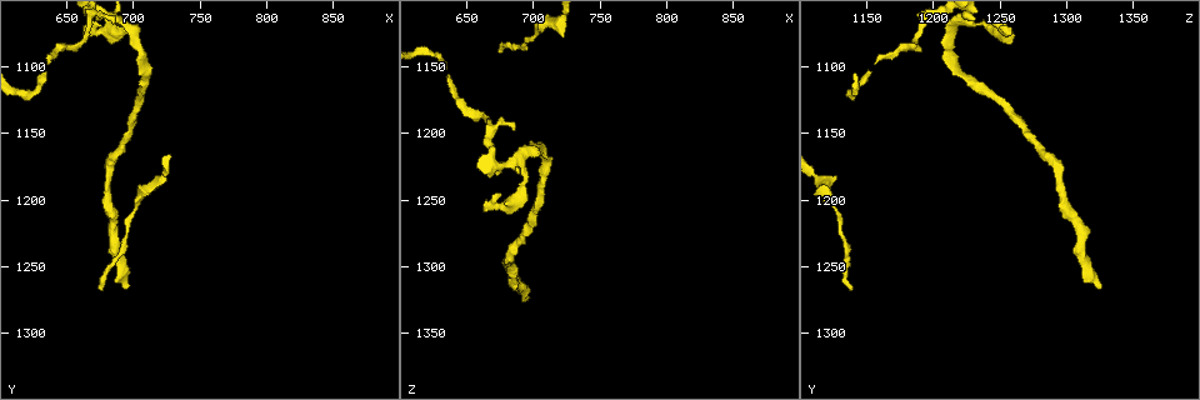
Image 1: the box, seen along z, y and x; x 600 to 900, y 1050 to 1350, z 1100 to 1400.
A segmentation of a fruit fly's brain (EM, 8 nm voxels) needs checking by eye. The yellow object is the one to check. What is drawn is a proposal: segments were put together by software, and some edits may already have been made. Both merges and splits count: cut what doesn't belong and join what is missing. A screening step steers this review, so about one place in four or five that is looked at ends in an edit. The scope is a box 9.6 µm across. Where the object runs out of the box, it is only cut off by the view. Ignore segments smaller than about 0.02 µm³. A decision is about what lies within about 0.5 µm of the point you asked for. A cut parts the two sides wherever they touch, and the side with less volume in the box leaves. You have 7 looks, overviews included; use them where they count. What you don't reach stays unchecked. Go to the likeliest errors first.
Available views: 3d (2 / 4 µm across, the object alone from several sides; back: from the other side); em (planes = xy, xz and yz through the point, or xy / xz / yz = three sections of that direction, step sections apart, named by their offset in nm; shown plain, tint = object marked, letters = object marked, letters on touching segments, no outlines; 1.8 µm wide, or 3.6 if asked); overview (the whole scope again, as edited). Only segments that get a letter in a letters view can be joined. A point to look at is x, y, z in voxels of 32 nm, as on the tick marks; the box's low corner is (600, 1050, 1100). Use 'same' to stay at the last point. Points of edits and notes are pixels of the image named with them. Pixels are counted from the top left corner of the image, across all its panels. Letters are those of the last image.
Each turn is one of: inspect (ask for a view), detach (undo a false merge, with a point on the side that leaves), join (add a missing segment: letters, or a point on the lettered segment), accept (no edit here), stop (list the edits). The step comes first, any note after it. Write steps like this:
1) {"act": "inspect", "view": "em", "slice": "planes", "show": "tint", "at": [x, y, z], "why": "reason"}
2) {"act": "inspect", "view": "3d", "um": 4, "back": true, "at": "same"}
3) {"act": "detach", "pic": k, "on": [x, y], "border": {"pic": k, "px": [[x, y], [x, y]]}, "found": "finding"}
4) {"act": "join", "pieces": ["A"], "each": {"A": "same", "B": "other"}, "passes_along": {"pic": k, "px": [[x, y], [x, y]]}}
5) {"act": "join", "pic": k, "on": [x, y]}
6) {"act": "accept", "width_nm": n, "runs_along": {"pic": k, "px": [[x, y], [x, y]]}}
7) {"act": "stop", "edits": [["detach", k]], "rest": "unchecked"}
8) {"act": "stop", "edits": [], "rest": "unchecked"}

{"act": "inspect", "view": "3d", "um": 2, "at": [696, 1264, 1328]}

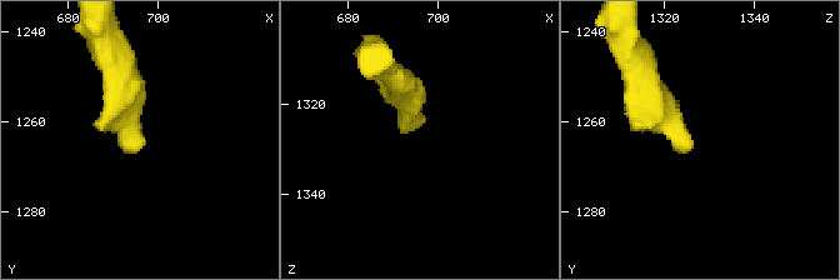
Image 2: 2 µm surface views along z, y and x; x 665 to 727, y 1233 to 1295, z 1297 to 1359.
{"act": "inspect", "view": "em", "slice": "xz", "step": 16, "show": "tint", "at": [695, 1265, 1326]}

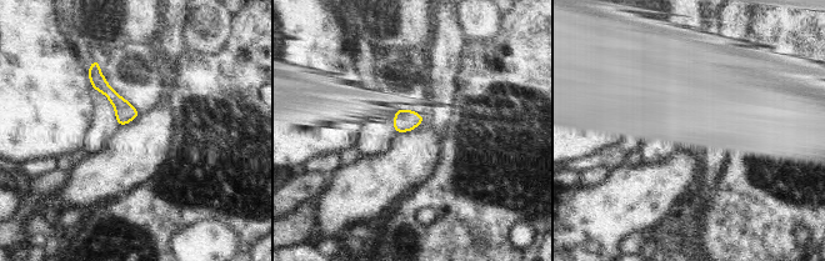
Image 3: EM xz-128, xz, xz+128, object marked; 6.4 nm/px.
{"act": "inspect", "view": "em", "slice": "yz", "step": 4, "show": "letters", "at": "same"}

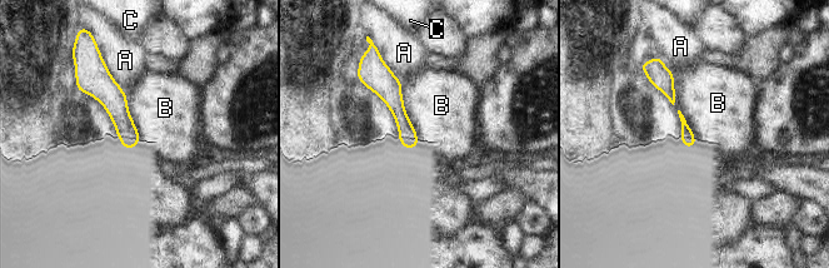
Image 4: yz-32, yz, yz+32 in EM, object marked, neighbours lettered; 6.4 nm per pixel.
{"act": "accept", "longest_contact_nm": ["B", 420], "each": {"A": "other", "B": "other", "C": "other"}, "found": "none of them fits"}

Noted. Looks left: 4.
{"act": "inspect", "view": "em", "slice": "yz", "step": 8, "show": "letters", "at": [676, 1268, 1138], "why": "free end"}

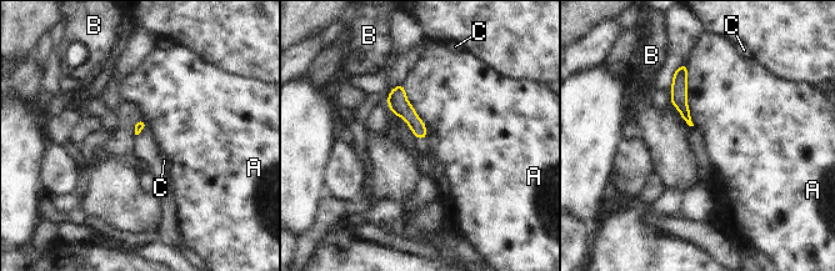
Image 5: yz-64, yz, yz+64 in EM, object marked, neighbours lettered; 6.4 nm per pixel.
{"act": "accept", "each": {"A": "other", "B": "other", "C": "other"}, "runs_along": {"pic": 5, "px": [[398, 89], [398, 103], [421, 135]]}, "found": "no lettered segment goes on from it"}

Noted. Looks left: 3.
{"act": "inspect", "view": "3d", "um": 2, "at": [700, 1210, 1124]}

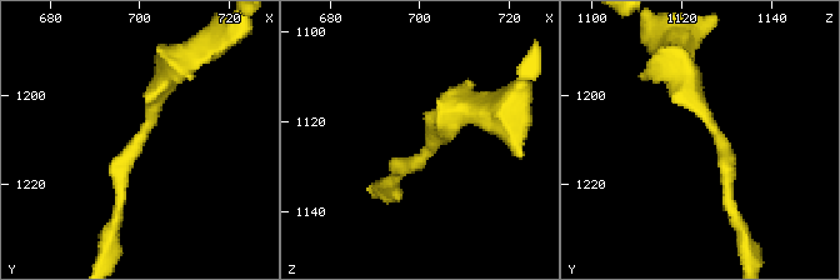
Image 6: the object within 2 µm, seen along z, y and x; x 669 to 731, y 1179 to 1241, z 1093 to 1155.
{"act": "inspect", "view": "em", "slice": "planes", "show": "letters", "at": [702, 1209, 1126], "why": "now the EM"}

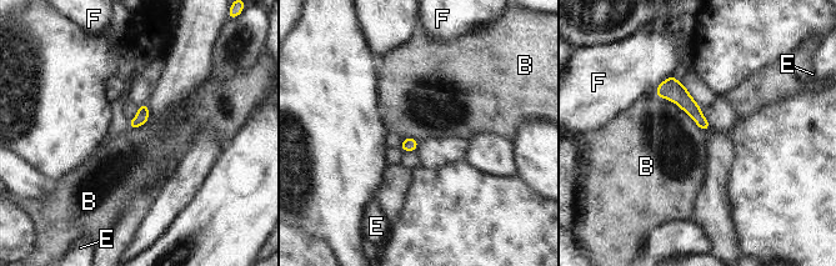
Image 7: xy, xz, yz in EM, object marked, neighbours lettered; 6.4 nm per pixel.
{"act": "accept", "width_nm": 80, "each": {"B": "other", "E": "other", "F": "other"}, "runs_along": {"pic": 7, "px": [[670, 80], [670, 86], [705, 126]]}, "found": "one neuron here"}

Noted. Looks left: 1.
{"act": "stop", "edits": [], "rest": "unchecked"}

